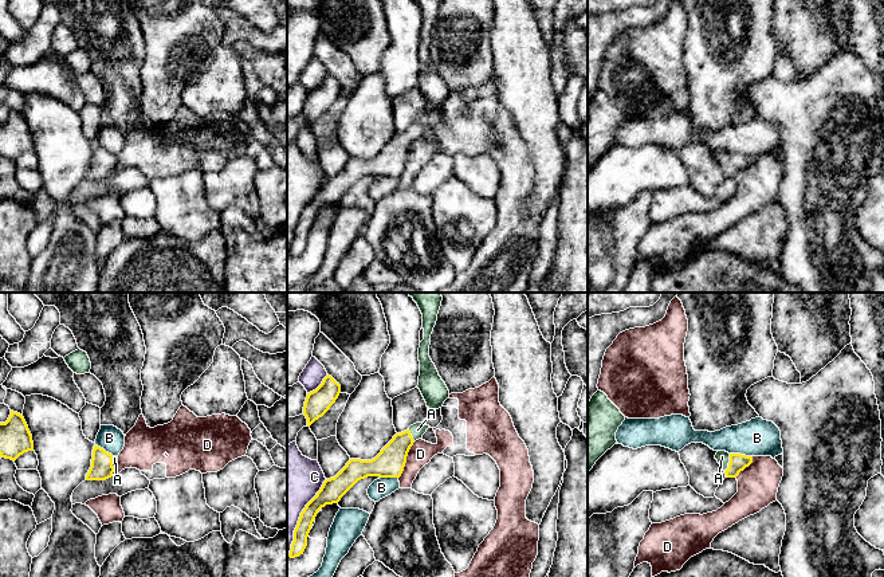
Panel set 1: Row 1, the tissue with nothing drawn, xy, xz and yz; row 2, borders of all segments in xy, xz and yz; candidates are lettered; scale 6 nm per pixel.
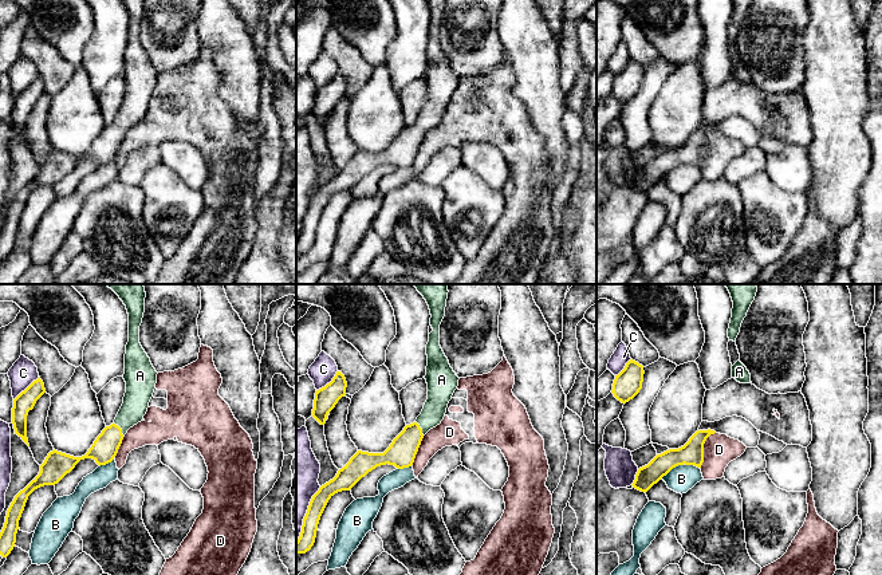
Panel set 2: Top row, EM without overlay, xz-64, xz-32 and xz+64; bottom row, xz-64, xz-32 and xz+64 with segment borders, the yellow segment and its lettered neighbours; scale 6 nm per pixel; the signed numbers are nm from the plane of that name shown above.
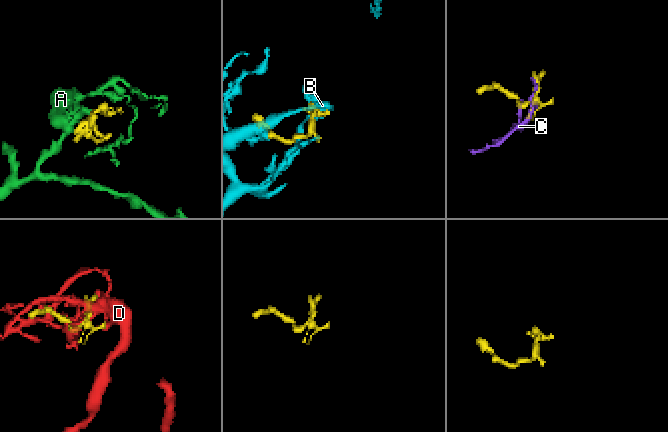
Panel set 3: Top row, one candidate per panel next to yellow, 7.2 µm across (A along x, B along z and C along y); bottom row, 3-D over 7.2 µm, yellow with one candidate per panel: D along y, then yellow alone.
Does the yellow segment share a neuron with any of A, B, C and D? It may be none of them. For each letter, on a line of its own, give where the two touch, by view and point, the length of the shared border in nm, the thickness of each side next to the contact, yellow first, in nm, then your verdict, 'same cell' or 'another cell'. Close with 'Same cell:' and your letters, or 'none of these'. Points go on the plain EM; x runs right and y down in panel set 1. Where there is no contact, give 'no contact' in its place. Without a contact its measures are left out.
A: contact yz (729, 163); length 120 nm; calibres 100 and 80 nm; same cell
B: contact yz (741, 154); length 140 nm; calibres 100 and 220 nm; another cell
C: contact xz (319, 85); length 170 nm; calibres 150 and 140 nm; another cell
D: contact xz (405, 160); length 240 nm; calibres 180 and 140 nm; another cell
Same cell: A

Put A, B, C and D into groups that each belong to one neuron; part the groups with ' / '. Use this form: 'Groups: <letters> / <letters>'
Groups: A / B / C / D

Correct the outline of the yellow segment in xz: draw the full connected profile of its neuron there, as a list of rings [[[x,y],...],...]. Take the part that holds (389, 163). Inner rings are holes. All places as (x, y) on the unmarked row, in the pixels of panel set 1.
[[[416,122],[406,130],[396,133],[374,158],[350,158],[334,177],[326,178],[300,212],[288,256],[295,258],[303,254],[318,211],[326,204],[338,203],[358,180],[368,176],[400,177],[410,146],[423,137],[428,127],[431,126]]]

